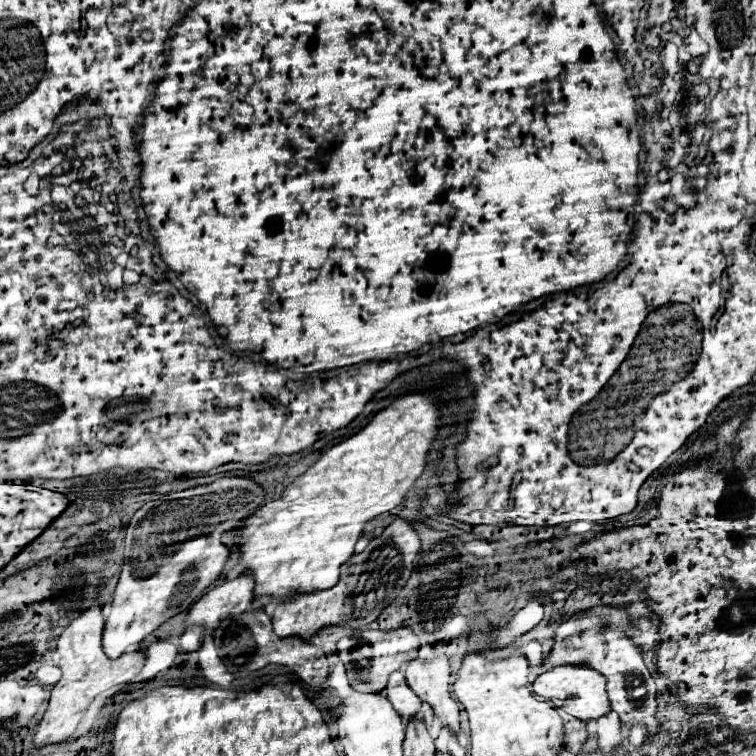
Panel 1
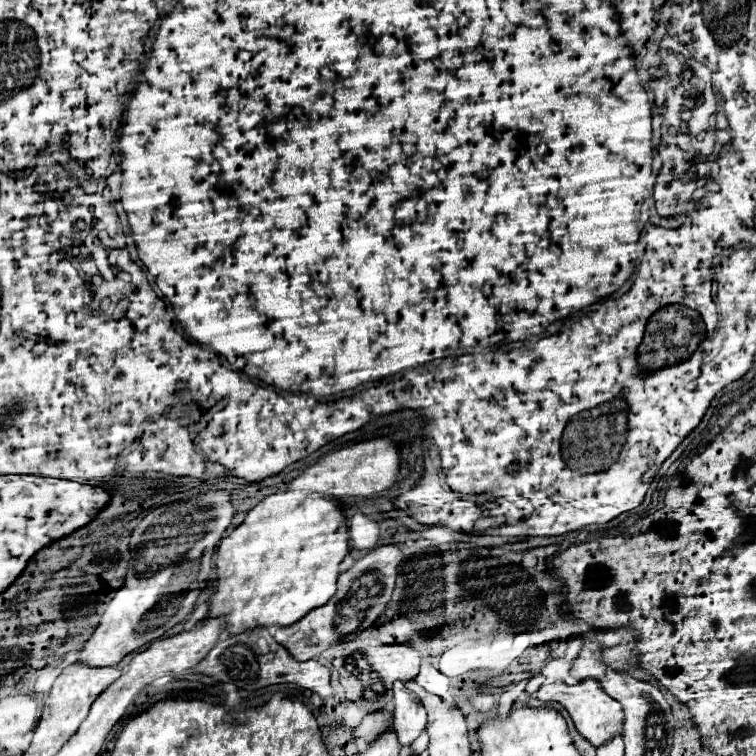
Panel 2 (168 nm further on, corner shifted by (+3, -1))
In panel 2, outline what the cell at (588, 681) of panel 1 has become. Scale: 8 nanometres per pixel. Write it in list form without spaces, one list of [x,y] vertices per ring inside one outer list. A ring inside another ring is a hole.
[[[584,679],[576,685],[566,685],[566,683],[552,683],[552,685],[544,685],[538,689],[536,697],[542,703],[560,703],[568,715],[572,717],[578,733],[588,739],[594,747],[598,747],[600,743],[608,741],[610,737],[622,733],[622,723],[624,723],[624,713],[620,709],[620,703],[612,697],[608,697],[604,693],[604,689],[600,689],[600,683],[596,679]]]

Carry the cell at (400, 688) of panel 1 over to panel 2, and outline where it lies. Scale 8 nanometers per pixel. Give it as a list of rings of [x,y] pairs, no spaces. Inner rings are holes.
[[[402,681],[394,683],[394,729],[400,745],[412,745],[414,739],[426,727],[426,709],[422,703],[404,687]]]

